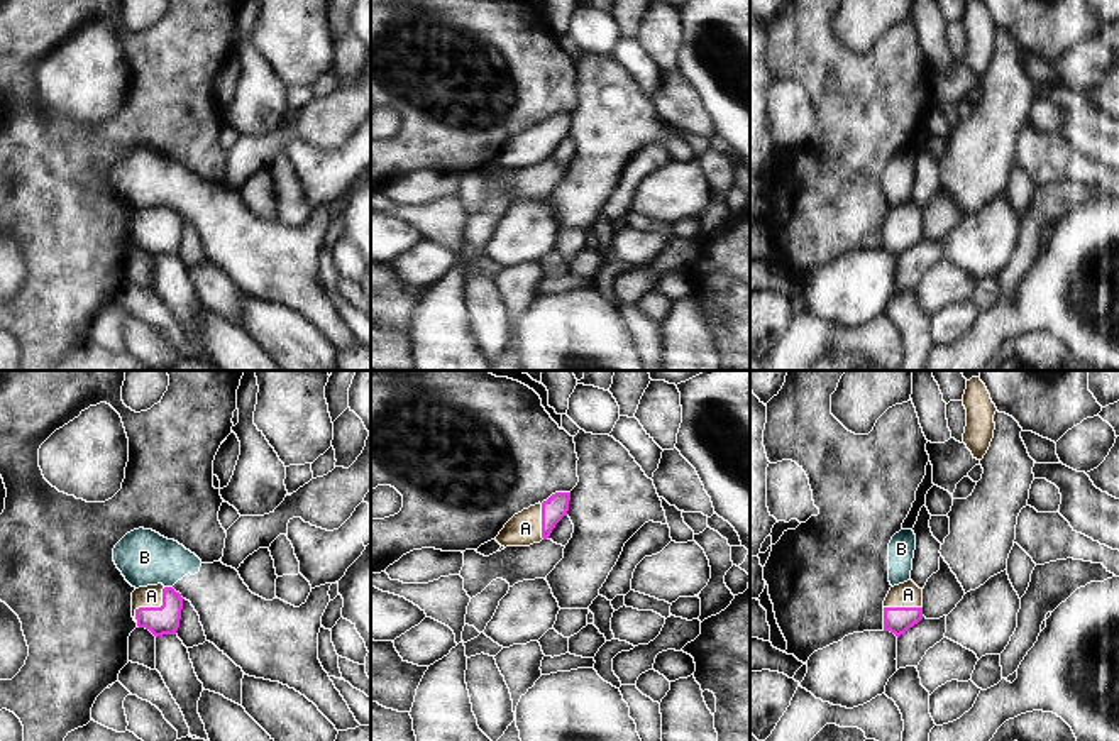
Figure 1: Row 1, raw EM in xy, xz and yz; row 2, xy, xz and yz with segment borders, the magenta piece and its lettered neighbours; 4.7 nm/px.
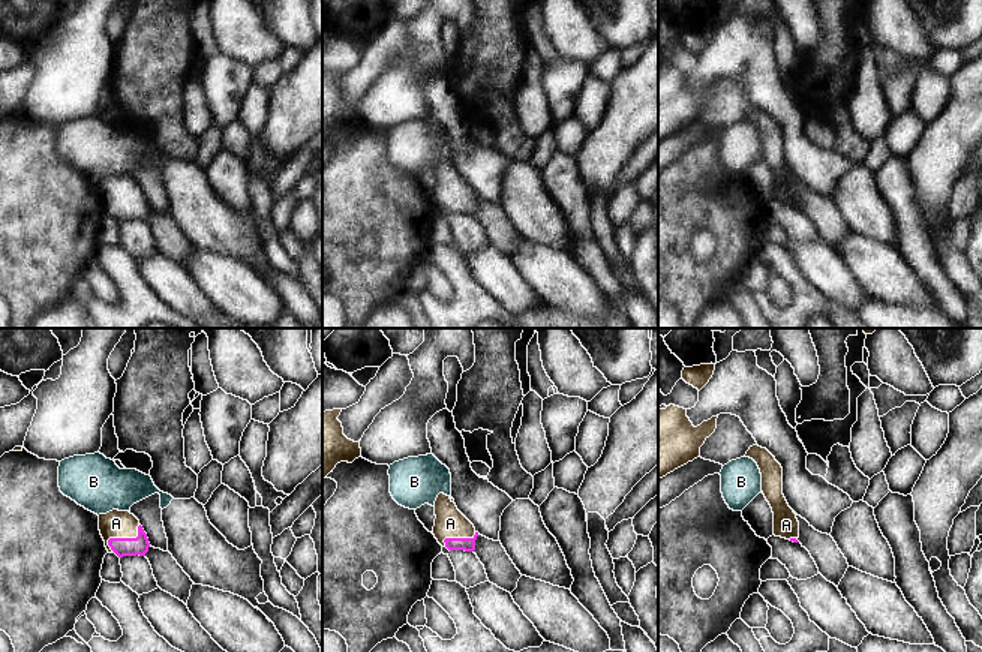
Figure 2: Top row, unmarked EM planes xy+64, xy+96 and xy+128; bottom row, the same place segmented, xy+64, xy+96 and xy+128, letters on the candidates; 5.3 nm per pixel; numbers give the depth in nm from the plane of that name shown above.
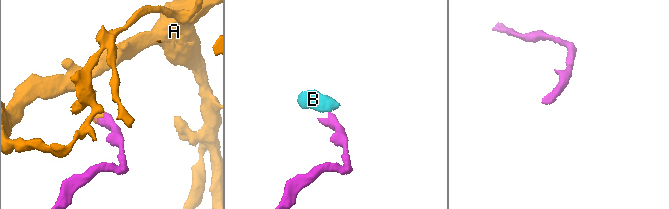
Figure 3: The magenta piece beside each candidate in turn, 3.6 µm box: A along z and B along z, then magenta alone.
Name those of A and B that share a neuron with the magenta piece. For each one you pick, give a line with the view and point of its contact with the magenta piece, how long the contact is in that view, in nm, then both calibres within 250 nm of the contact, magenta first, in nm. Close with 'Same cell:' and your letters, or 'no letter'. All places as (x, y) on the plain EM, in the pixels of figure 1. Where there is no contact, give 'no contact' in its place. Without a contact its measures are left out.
A: contact xy (151, 229); length 220 nm; calibres 140 and 110 nm
Same cell: A

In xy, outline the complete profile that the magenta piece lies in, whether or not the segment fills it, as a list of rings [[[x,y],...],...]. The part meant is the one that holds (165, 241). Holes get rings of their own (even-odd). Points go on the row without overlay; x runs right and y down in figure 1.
[[[163,205],[139,208],[132,213],[132,239],[139,249],[149,250],[156,259],[176,255],[179,249],[183,218]]]

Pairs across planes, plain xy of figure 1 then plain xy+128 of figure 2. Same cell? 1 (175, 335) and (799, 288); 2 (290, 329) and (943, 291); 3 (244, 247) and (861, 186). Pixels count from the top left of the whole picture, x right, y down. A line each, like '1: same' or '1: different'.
1: same
2: different
3: same

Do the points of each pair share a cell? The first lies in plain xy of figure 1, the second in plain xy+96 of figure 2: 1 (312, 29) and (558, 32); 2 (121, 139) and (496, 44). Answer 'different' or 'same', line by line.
1: same
2: same

